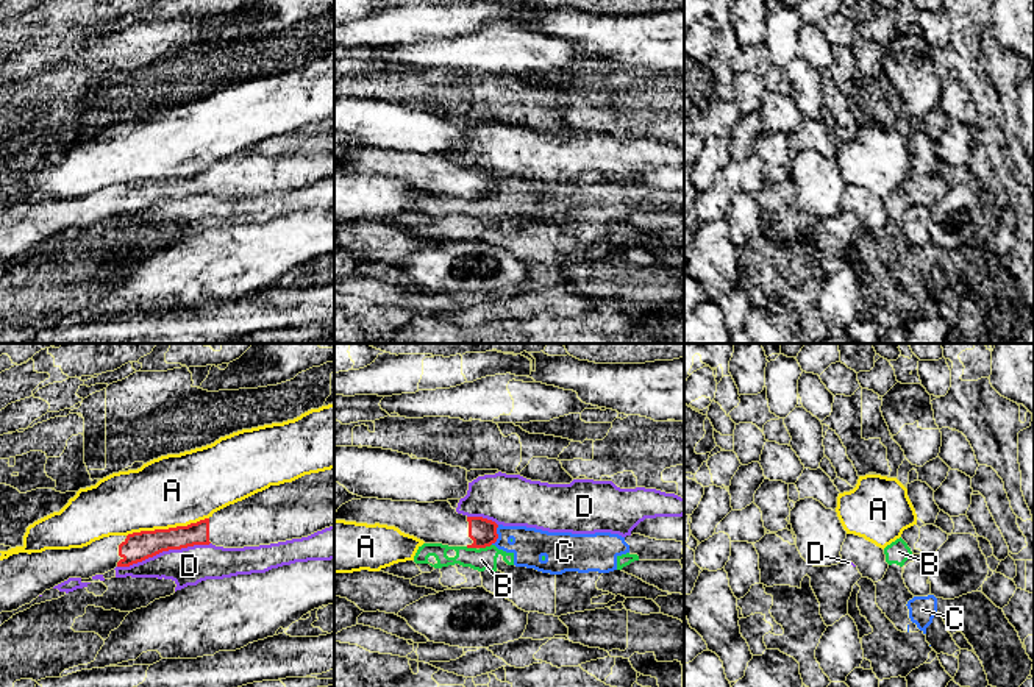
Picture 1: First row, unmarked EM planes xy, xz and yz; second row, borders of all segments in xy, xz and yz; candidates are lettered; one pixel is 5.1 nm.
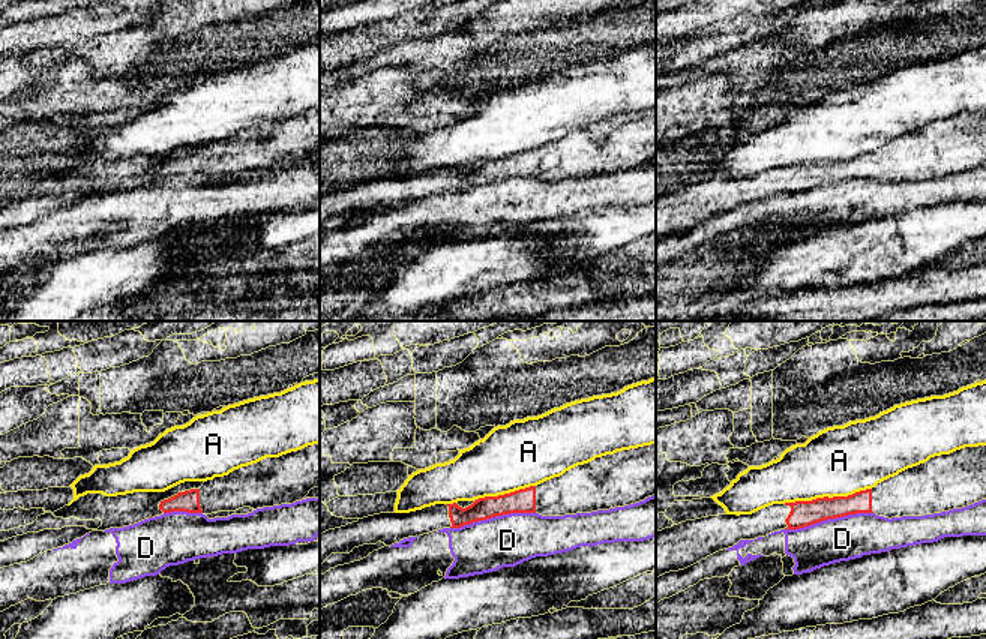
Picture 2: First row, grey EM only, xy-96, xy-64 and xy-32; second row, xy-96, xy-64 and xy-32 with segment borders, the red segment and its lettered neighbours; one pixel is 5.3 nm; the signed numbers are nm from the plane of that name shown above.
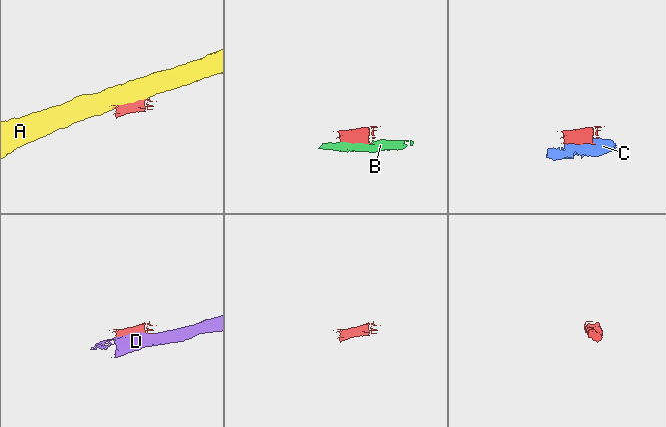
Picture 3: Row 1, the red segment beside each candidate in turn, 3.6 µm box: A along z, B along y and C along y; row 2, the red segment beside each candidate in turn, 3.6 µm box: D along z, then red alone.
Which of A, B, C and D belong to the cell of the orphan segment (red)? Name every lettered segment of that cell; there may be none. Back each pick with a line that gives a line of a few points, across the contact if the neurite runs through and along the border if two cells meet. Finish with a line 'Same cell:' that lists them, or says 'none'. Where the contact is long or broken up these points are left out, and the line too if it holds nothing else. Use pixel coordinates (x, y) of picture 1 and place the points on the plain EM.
Same cell: none

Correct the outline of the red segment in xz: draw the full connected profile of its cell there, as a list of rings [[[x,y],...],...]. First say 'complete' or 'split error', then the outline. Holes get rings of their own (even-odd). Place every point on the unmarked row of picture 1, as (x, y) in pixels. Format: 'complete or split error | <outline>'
split error | [[[361,148],[342,155],[334,170],[395,176],[425,194],[448,197],[486,198],[498,189],[495,172],[458,164],[448,151]]]

